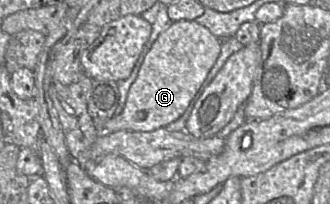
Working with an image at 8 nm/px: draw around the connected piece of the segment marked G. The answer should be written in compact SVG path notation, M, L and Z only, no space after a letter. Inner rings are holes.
M195 20L173 22L146 54L122 113L109 119L99 134L120 130L152 132L179 119L215 64L221 46L222 40Z

